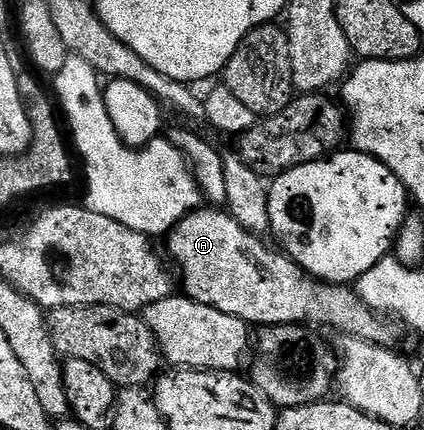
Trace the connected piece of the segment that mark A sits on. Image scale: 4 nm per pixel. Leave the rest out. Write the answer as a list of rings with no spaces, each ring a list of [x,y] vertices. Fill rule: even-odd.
[[[202,207],[195,213],[188,213],[188,215],[177,224],[177,228],[172,230],[168,234],[167,240],[169,240],[169,257],[168,260],[175,266],[177,264],[176,272],[179,274],[179,285],[183,288],[184,296],[195,299],[199,303],[207,303],[207,307],[215,307],[215,311],[223,311],[223,315],[235,315],[239,319],[249,322],[253,327],[264,327],[267,325],[296,325],[298,323],[310,323],[309,321],[315,321],[319,325],[330,325],[333,329],[338,329],[338,334],[345,334],[347,336],[358,337],[361,340],[371,341],[376,345],[388,346],[389,341],[389,329],[384,325],[382,318],[373,310],[367,307],[367,303],[363,303],[363,299],[357,292],[355,292],[349,285],[331,285],[316,277],[310,277],[308,273],[304,273],[299,266],[295,264],[293,260],[285,256],[284,252],[278,251],[276,248],[268,249],[264,245],[262,238],[255,233],[249,233],[237,222],[228,211],[222,211],[217,207]]]

